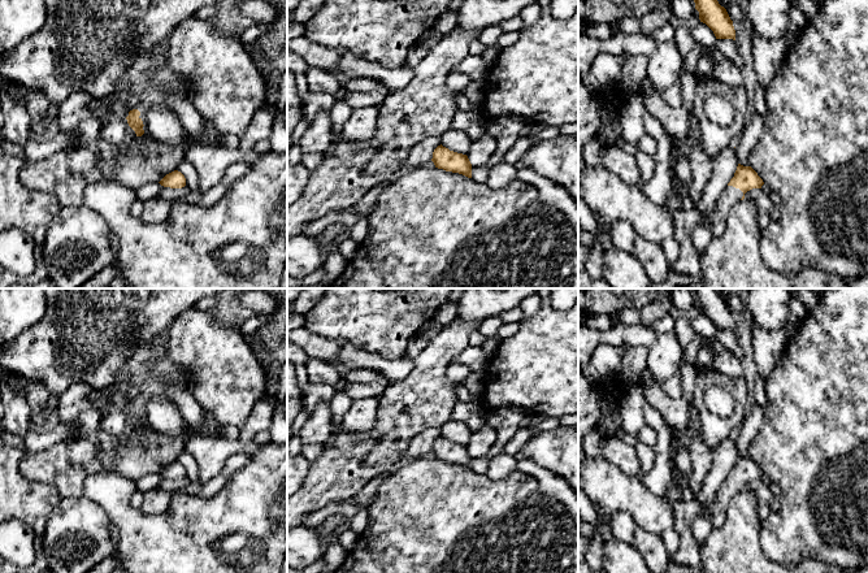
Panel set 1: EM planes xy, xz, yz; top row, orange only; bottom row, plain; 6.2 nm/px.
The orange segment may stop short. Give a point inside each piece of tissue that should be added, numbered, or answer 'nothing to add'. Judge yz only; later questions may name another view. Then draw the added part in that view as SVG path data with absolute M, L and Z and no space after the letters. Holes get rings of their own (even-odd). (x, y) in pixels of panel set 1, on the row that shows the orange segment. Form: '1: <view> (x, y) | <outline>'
1: yz (730, 195) | M726 186L709 213L709 229L713 238L720 236L726 226L732 208L742 199L743 192L733 186Z

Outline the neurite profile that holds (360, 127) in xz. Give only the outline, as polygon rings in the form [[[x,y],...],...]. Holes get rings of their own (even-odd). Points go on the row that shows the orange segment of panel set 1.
[[[378,105],[352,109],[350,118],[340,130],[342,138],[357,146],[372,142],[377,131],[378,113]]]

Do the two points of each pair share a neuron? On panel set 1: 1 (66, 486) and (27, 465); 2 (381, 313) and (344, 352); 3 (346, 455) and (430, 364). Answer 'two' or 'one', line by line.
1: one
2: two
3: one

